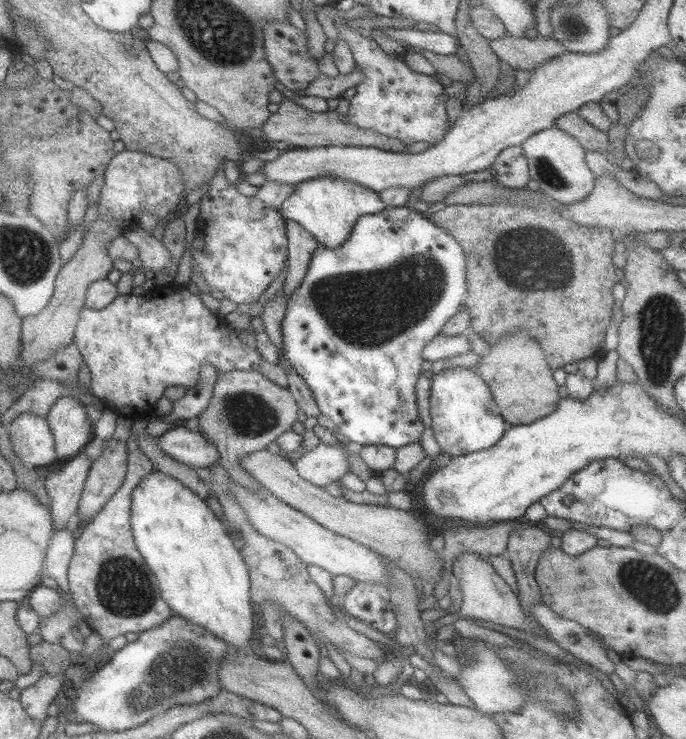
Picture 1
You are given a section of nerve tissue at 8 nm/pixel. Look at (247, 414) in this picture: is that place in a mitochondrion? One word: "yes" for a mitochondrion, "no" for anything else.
yes

